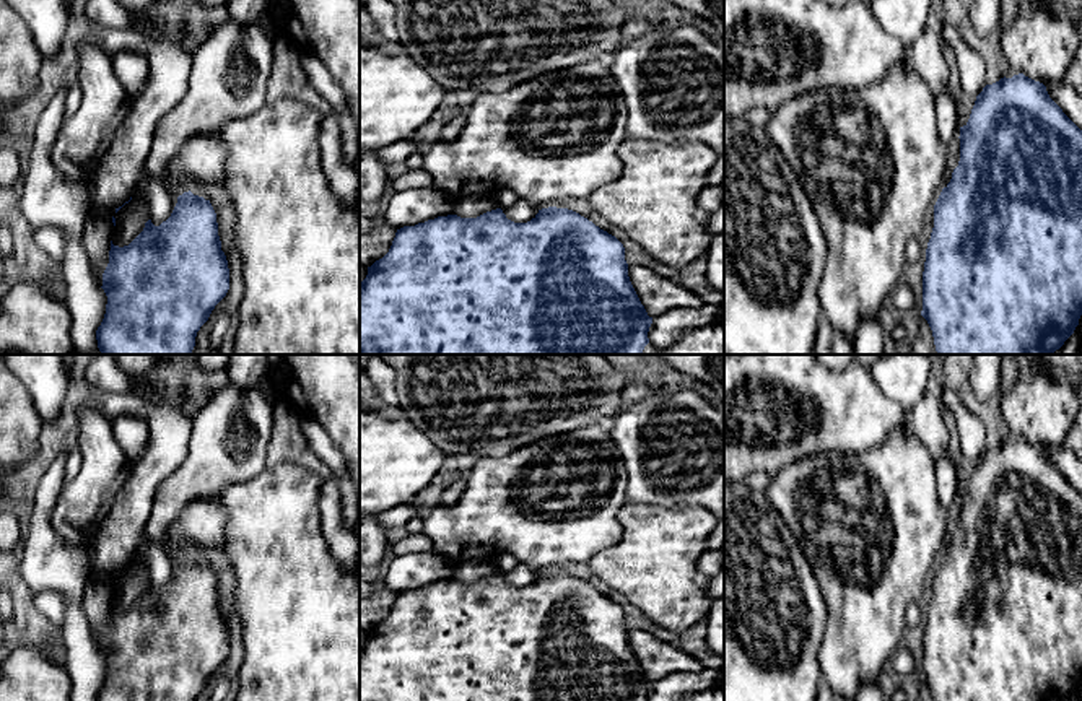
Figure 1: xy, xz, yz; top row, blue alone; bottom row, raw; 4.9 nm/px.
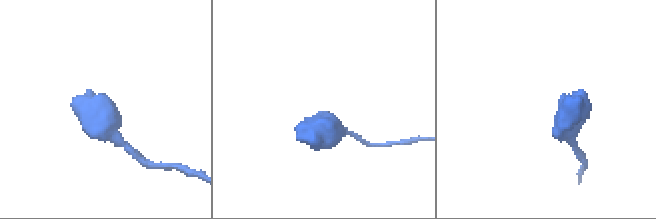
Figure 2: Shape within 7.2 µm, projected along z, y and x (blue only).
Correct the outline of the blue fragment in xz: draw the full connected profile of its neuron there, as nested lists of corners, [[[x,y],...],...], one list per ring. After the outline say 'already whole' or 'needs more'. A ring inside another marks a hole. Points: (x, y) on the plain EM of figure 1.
[[[548,571],[527,587],[514,587],[501,573],[477,582],[438,581],[397,594],[389,616],[368,631],[360,647],[360,701],[648,701],[652,681],[648,680],[628,641],[623,608],[587,582],[568,573]]]; already whole

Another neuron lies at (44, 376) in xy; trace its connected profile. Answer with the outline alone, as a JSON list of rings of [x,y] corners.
[[[3,355],[3,358],[28,389],[44,425],[55,421],[70,385],[62,355]]]

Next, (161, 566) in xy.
[[[143,532],[137,553],[146,558],[150,584],[155,590],[159,590],[171,581],[177,561],[164,551],[163,543],[151,542]]]

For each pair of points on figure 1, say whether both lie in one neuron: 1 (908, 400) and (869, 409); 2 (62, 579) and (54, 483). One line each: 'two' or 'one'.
1: two
2: one

